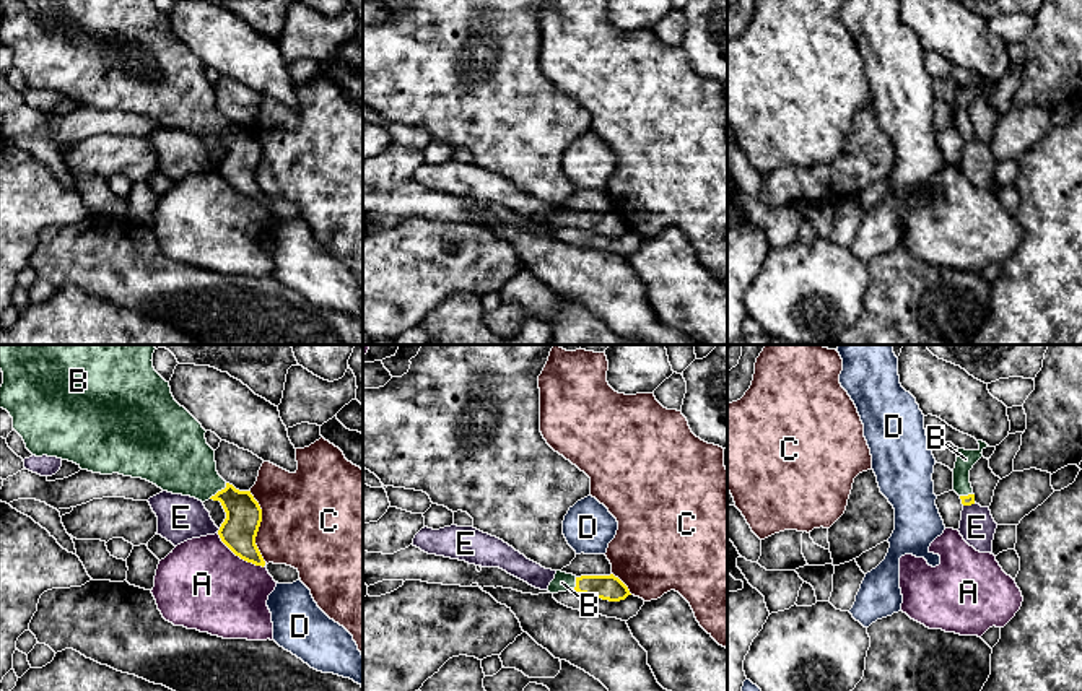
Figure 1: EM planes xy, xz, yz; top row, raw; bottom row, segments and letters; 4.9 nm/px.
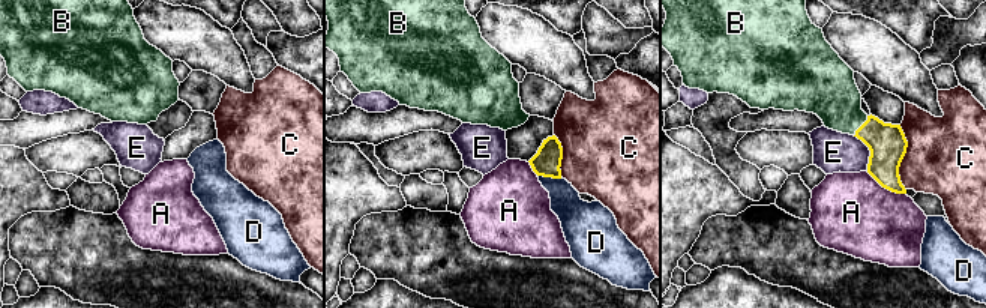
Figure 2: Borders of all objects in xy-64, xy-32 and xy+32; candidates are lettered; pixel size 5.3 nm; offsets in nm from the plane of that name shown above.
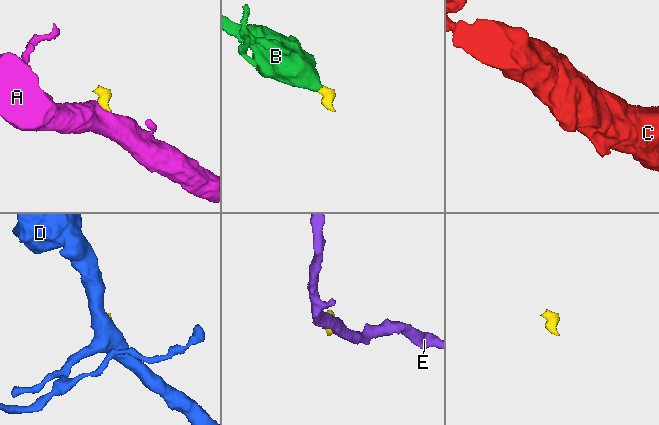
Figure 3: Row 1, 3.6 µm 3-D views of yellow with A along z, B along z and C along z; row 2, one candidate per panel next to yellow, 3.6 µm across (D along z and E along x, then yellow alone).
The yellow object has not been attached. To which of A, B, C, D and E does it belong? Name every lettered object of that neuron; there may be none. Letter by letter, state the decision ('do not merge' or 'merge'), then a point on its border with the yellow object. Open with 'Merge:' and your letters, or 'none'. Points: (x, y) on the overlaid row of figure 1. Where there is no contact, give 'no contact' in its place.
Merge: B
A: do not merge; meets yellow in xy at (239, 556)
B: merge; meets yellow in xy at (218, 491)
C: do not merge; meets yellow in xy at (259, 525)
D: do not merge; meets yellow in xy at (264, 564)
E: do not merge; meets yellow in xy at (218, 530)

